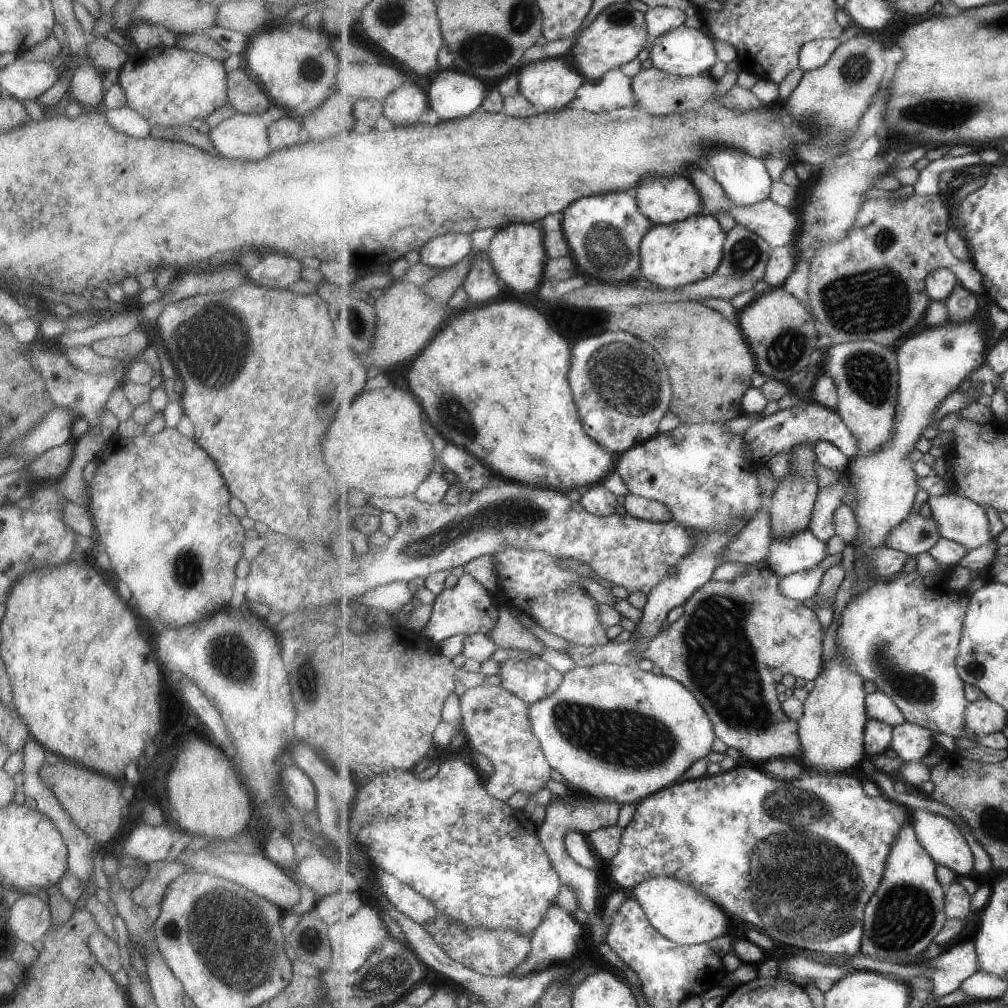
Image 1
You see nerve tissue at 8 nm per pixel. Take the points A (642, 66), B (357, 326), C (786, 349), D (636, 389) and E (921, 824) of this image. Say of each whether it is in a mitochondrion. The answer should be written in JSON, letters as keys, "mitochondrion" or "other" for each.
{"A":"other","B":"mitochondrion","C":"mitochondrion","D":"mitochondrion","E":"other"}

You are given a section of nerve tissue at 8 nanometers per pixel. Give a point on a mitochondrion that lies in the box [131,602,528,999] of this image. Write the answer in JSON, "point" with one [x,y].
{"point":[239,946]}

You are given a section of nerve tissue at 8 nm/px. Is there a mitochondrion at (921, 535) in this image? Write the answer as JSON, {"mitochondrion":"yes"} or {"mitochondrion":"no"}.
{"mitochondrion":"yes"}

